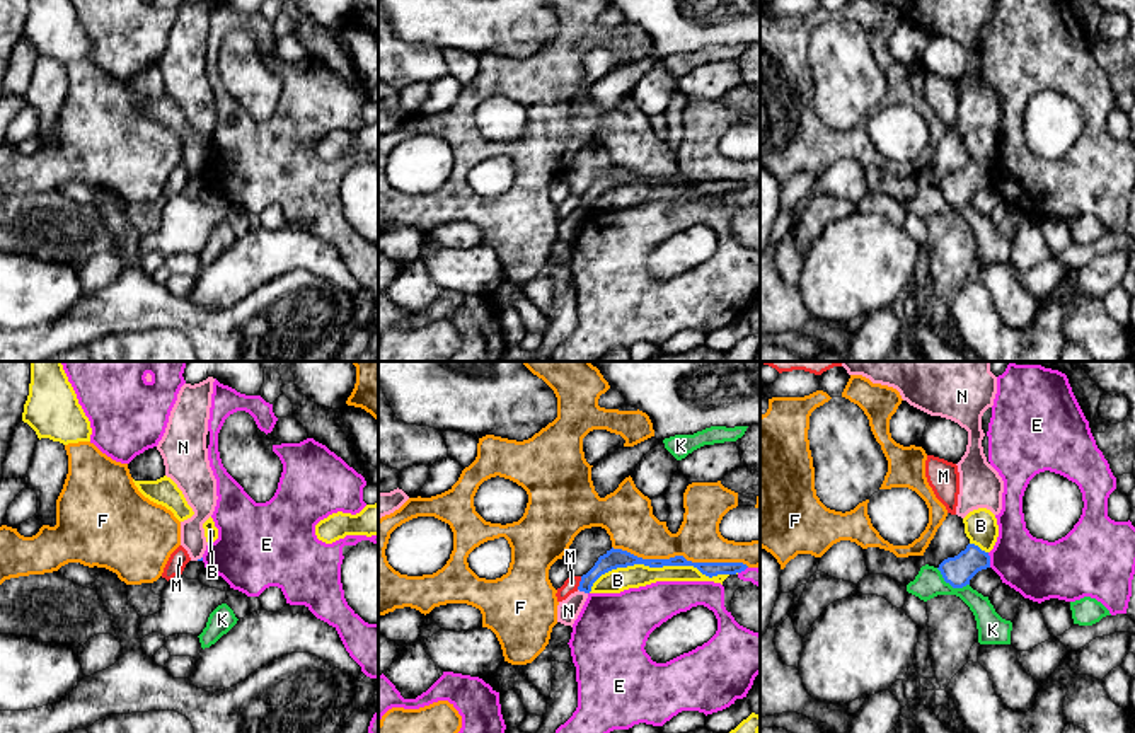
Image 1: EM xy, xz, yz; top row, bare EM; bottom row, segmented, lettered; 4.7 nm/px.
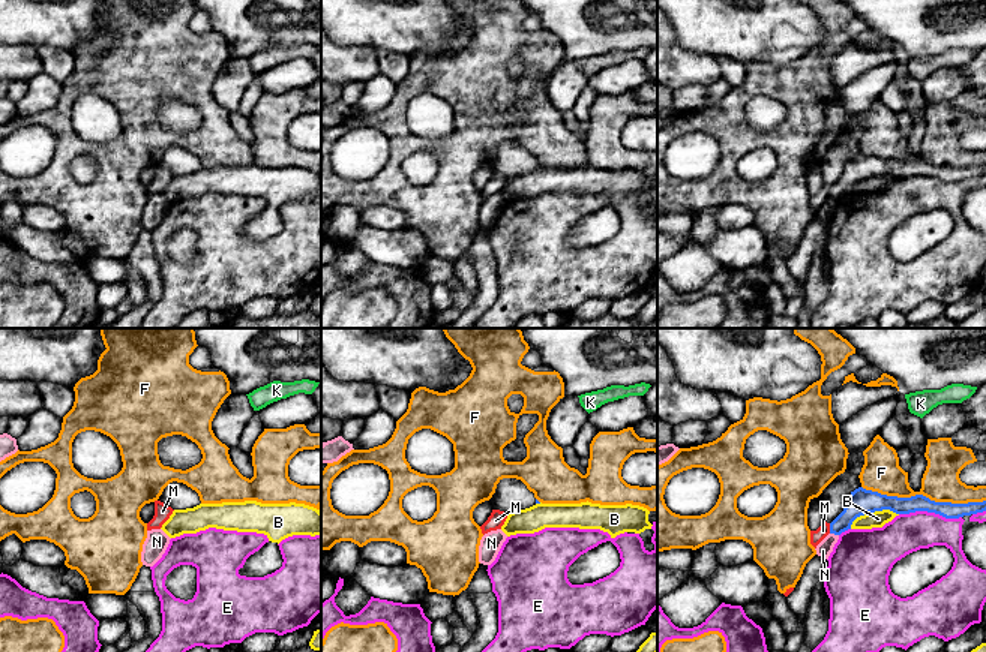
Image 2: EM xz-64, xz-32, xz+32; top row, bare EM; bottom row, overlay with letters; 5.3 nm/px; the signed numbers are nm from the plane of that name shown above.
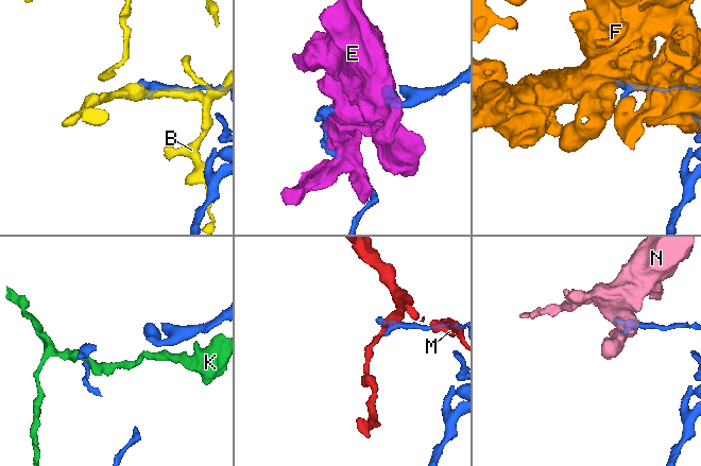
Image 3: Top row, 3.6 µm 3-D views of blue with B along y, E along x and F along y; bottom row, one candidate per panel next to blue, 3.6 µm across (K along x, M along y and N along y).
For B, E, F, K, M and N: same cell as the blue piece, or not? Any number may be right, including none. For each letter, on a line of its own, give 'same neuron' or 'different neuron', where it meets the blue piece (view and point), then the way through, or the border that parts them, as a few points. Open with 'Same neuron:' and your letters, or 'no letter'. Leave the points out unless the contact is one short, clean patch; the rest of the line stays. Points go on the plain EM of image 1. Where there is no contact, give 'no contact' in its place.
Same neuron: no letter
B: different neuron; contact xz (656, 184)
E: different neuron; contact yz (989, 178)
F: different neuron; contact xz (680, 174)
K: different neuron; contact yz (951, 203); border yz (936, 186), (953, 205), (968, 203)
M: different neuron; contact xz (580, 202); border xz (581, 195), (576, 207)
N: different neuron; contact xz (583, 208); border xz (578, 207), (587, 212)

